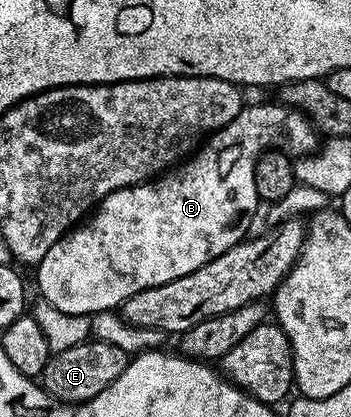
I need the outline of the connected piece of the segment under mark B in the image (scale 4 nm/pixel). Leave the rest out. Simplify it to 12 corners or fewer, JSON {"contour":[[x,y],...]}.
{"contour":[[244,109],[175,168],[110,192],[35,267],[64,313],[115,311],[248,234],[256,161],[317,149]]}

